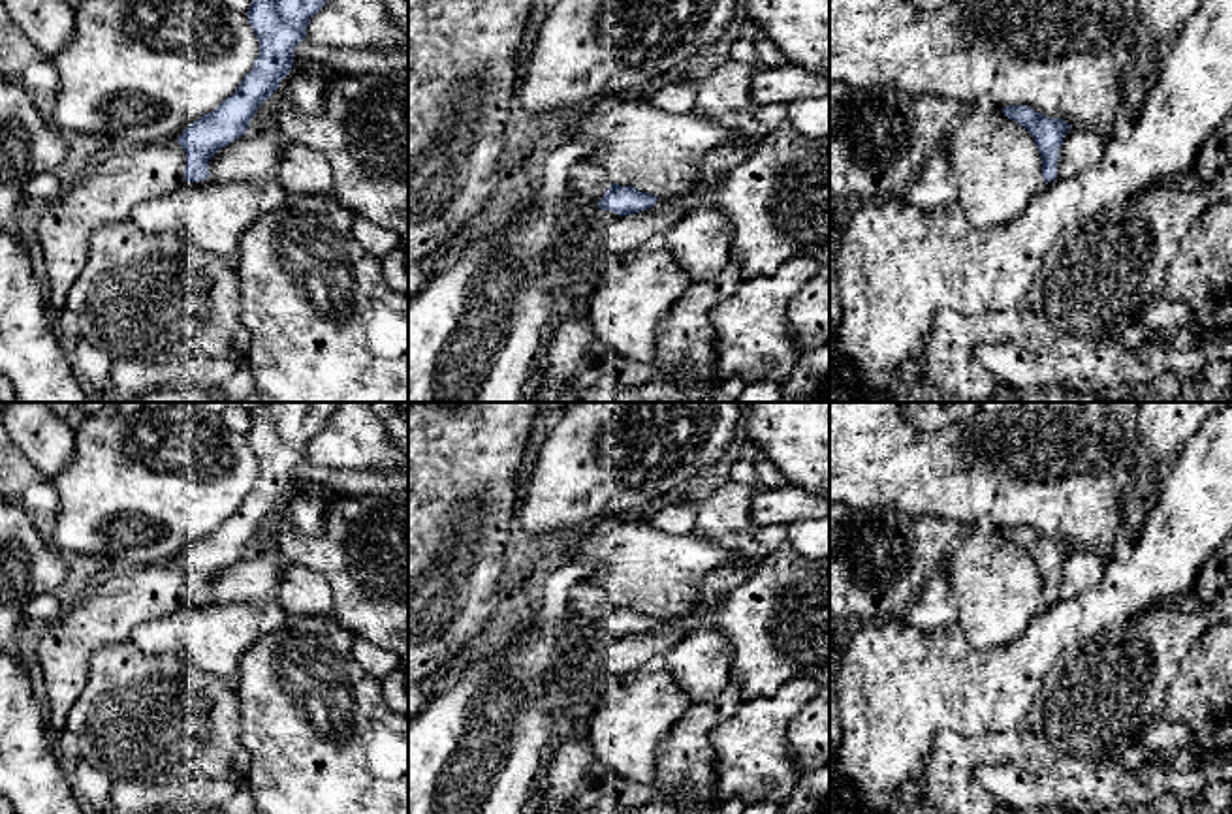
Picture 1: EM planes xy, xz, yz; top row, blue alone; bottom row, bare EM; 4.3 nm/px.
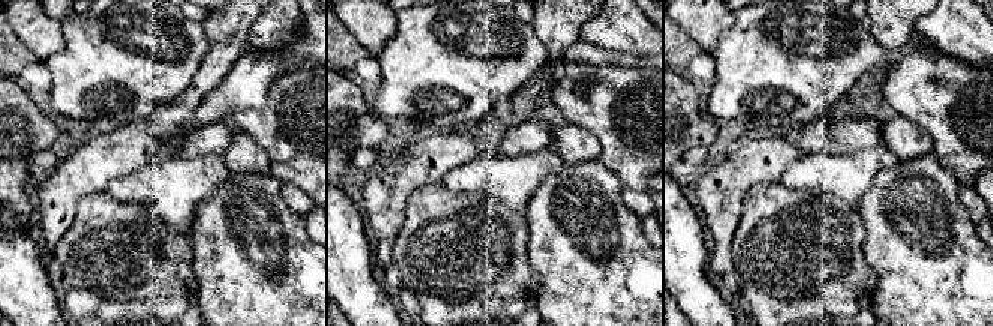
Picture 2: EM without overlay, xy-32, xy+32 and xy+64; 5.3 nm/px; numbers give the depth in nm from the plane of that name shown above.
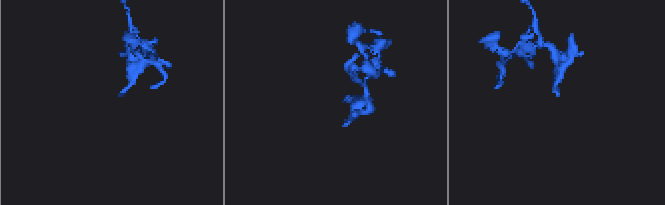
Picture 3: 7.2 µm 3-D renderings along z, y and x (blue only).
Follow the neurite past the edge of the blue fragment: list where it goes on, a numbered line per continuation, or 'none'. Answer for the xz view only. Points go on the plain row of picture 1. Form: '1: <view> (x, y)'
1: xz (587, 600)

